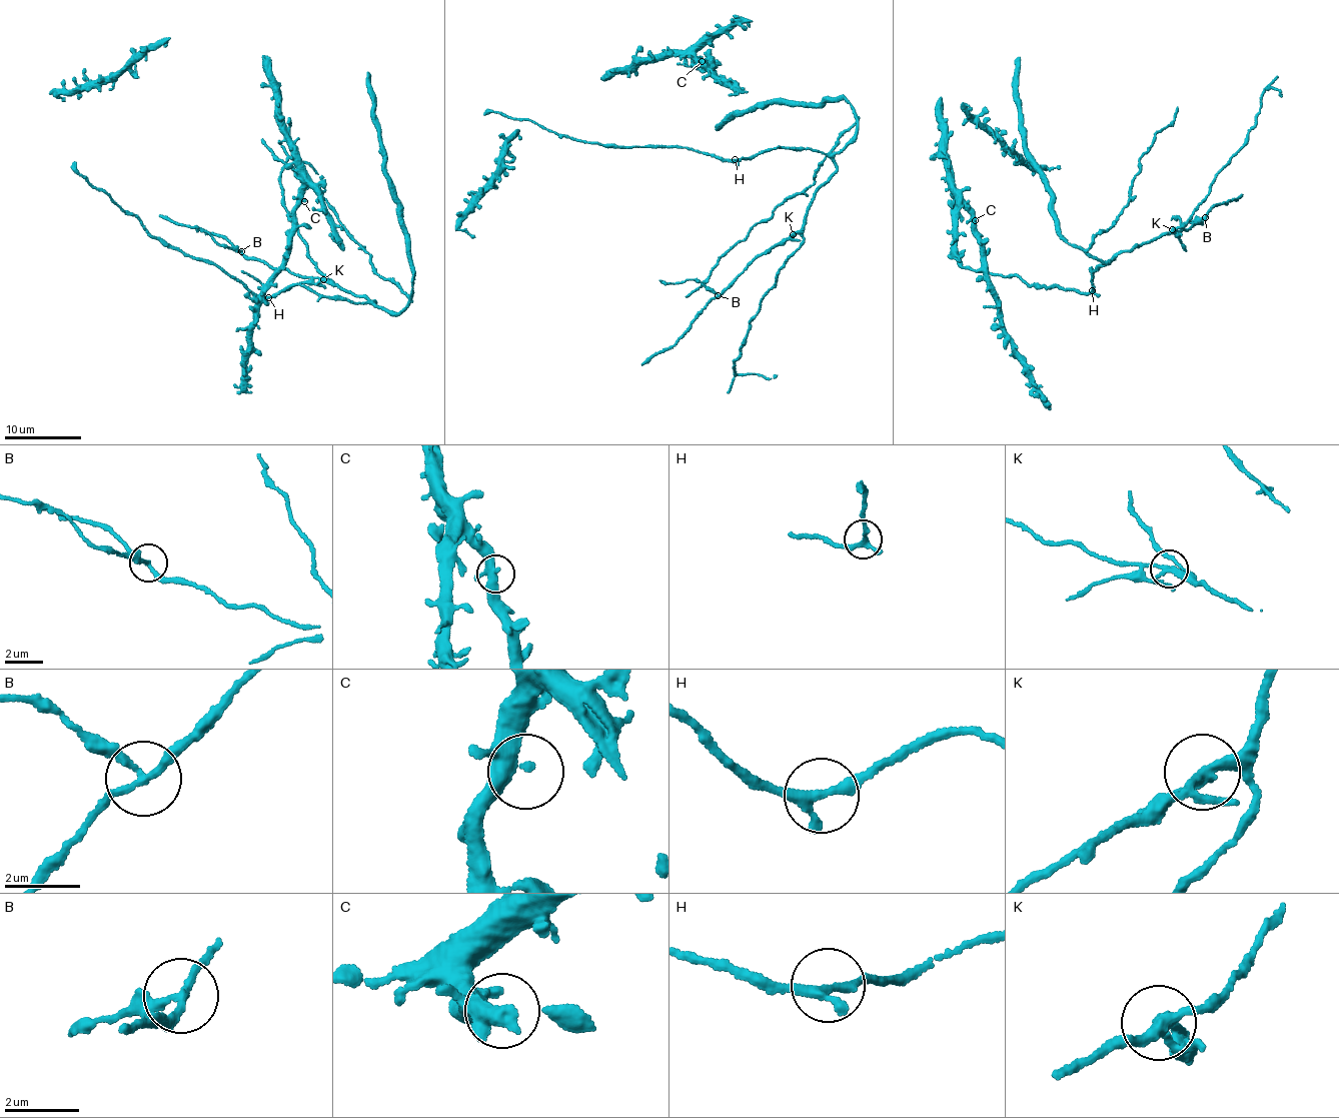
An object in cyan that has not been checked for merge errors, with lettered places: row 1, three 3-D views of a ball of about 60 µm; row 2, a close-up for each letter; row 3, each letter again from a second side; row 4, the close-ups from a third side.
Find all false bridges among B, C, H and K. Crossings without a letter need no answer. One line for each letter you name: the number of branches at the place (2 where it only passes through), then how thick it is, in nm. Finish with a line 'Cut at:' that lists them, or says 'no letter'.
B: 3 | 180 nm
K: 3 | 220 nm
Cut at: B, K

